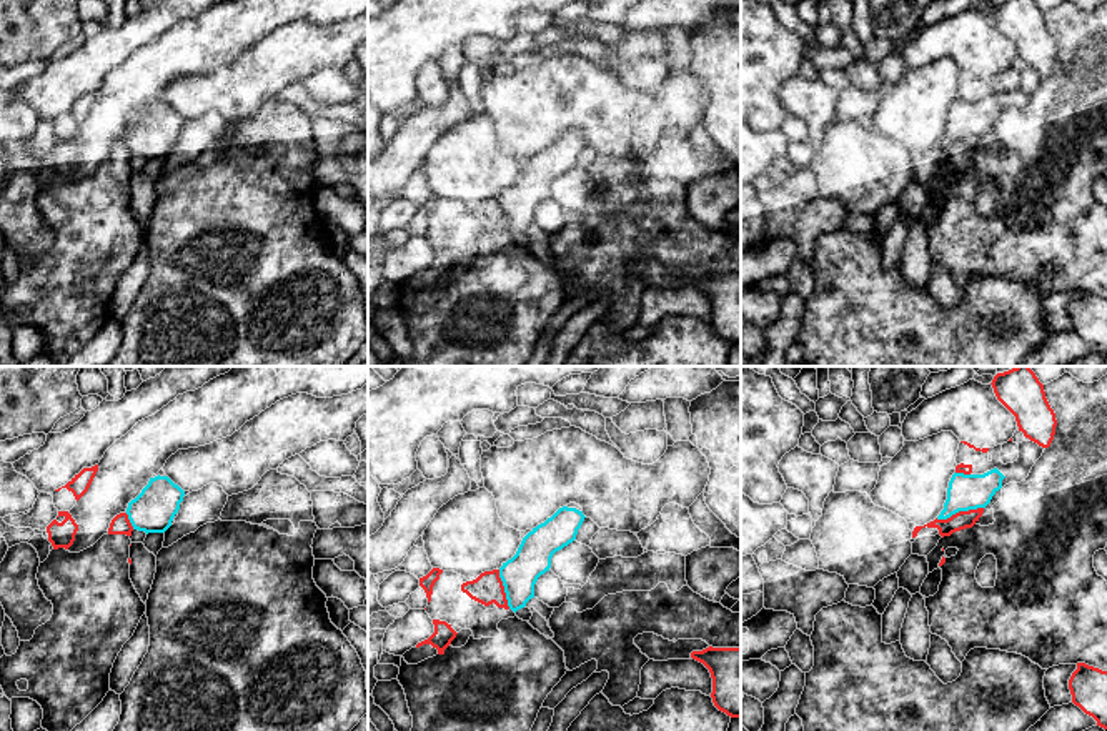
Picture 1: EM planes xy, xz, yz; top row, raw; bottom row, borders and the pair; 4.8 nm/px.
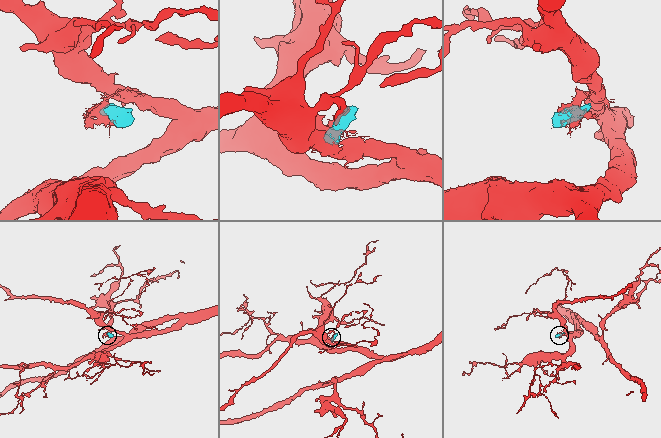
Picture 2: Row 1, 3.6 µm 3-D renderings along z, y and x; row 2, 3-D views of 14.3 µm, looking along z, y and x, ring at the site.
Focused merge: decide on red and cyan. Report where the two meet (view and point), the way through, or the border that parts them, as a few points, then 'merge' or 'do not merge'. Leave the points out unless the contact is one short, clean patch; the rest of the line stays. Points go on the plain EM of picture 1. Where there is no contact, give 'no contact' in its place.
yz (959, 139) | do not merge

